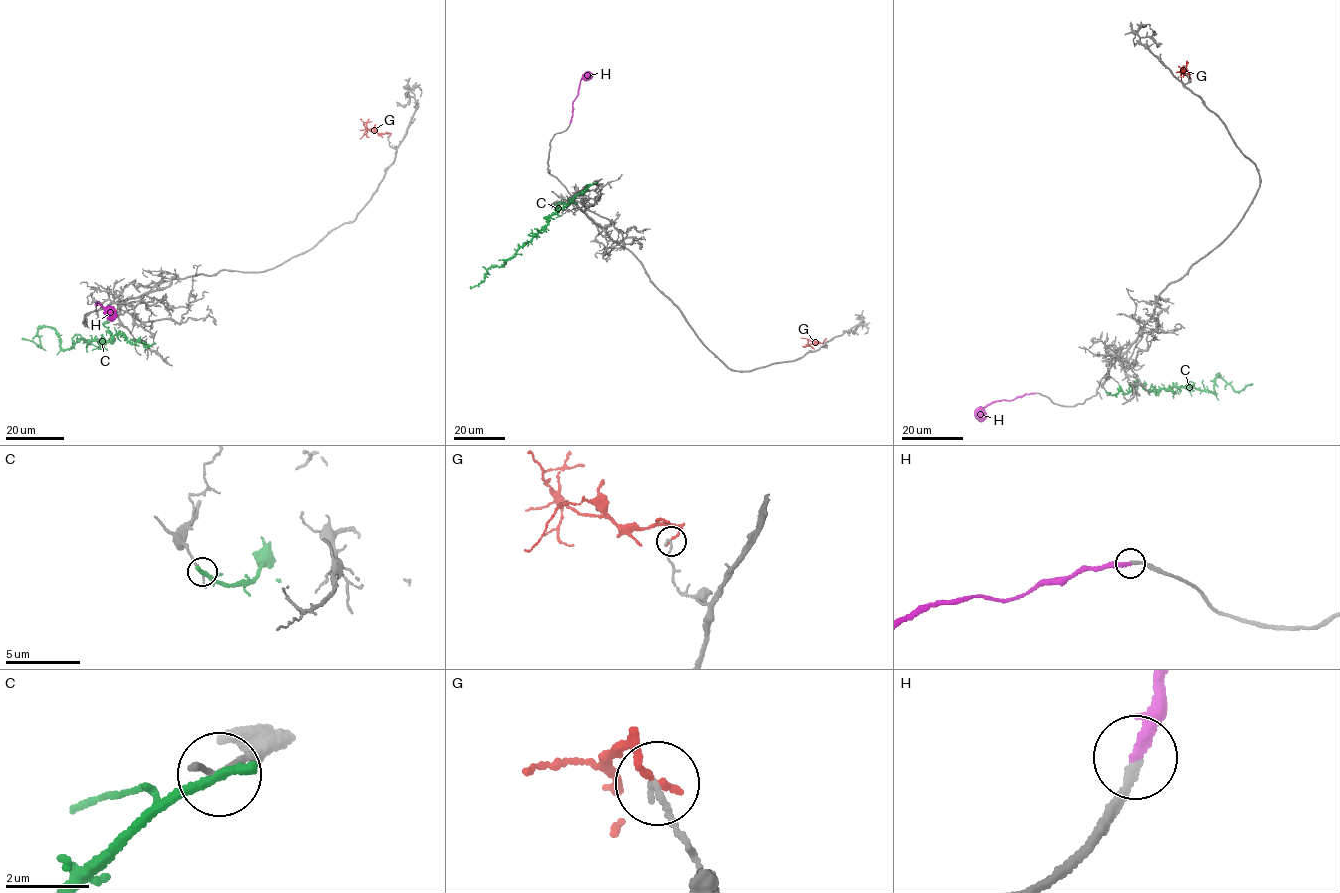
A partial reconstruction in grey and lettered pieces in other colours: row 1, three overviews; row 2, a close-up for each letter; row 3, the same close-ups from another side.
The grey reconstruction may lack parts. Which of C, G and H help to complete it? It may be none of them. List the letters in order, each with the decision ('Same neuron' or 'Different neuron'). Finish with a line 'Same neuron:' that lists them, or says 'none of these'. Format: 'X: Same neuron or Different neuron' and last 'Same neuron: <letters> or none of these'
C: Different neuron
G: Different neuron
H: Same neuron
Same neuron: H

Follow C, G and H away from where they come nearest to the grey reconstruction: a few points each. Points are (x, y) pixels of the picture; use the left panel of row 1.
C: (153, 344), (132, 344), (118, 334), (62, 349), (59, 334), (46, 326), (37, 333), (41, 347), (21, 338)
G: (389, 136), (390, 134), (367, 129), (360, 119)
H: (96, 305), (98, 302), (116, 317)

